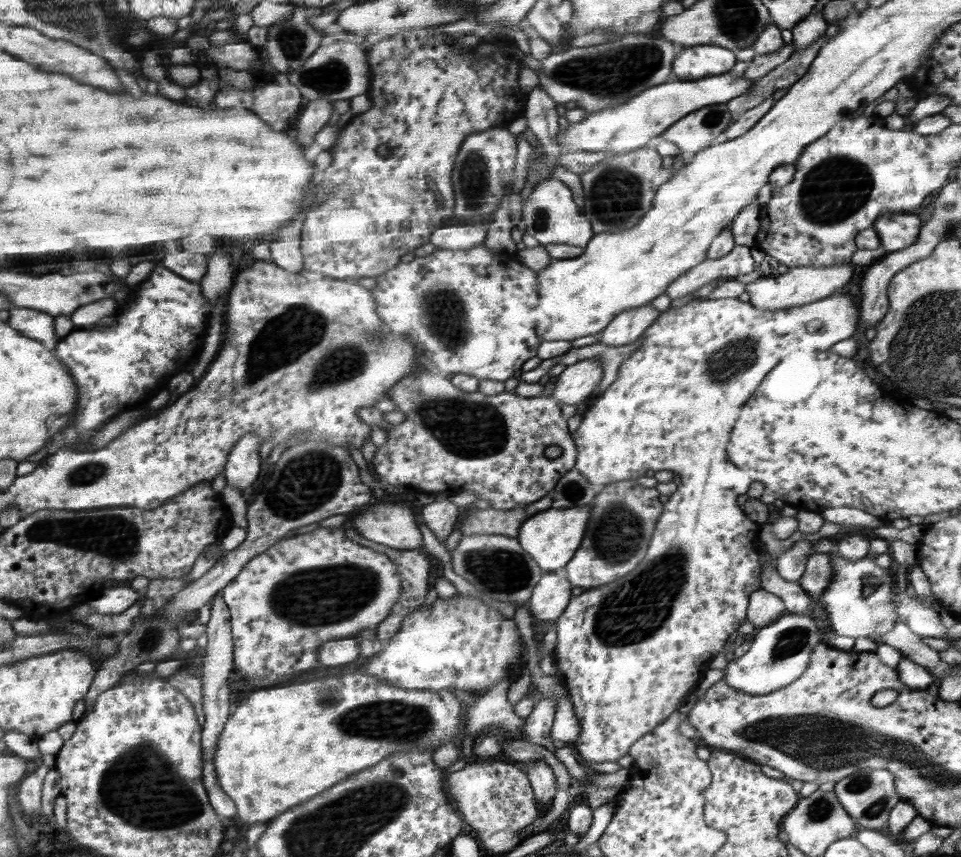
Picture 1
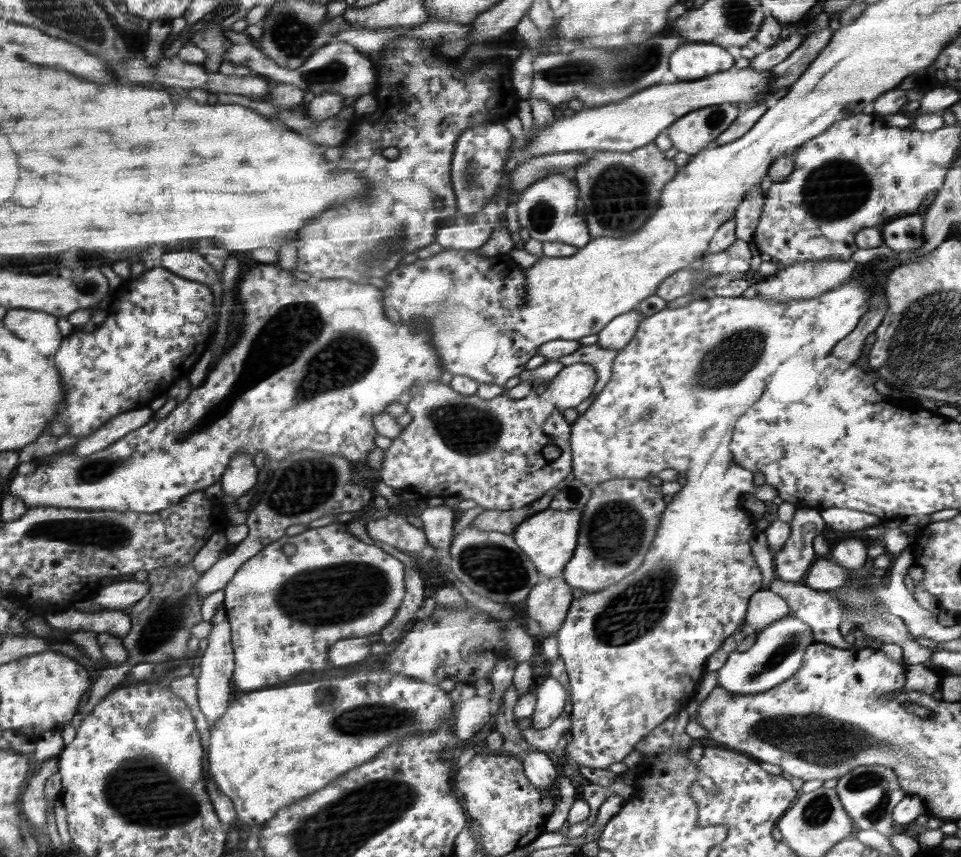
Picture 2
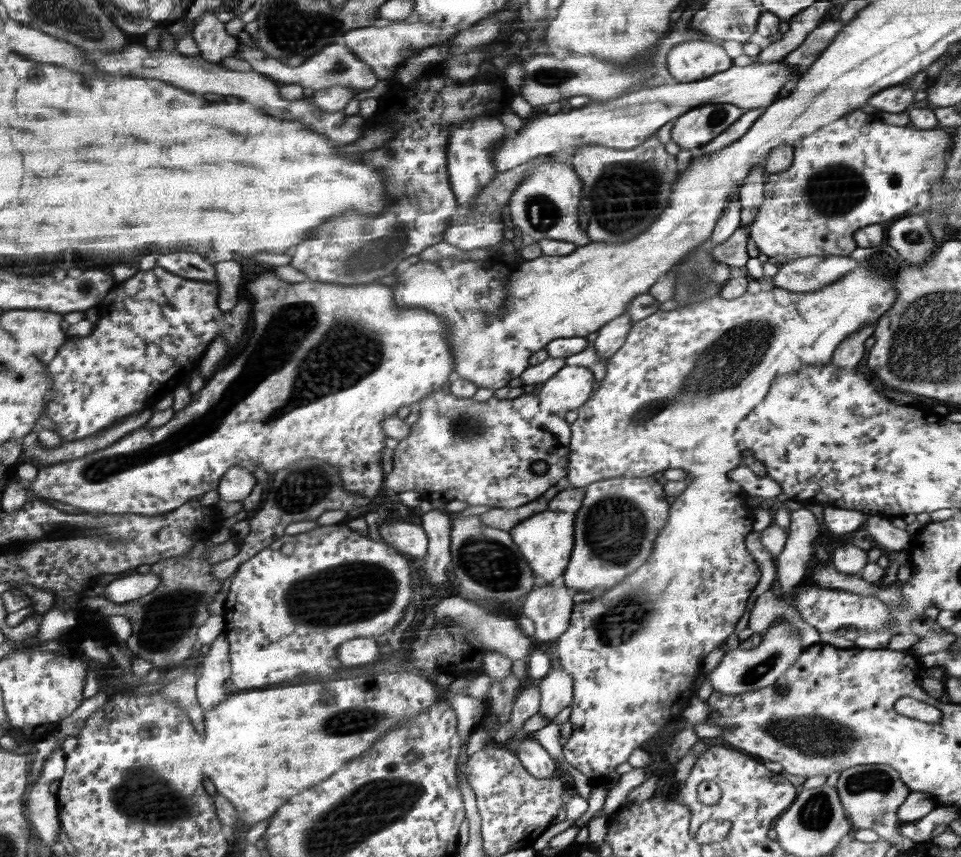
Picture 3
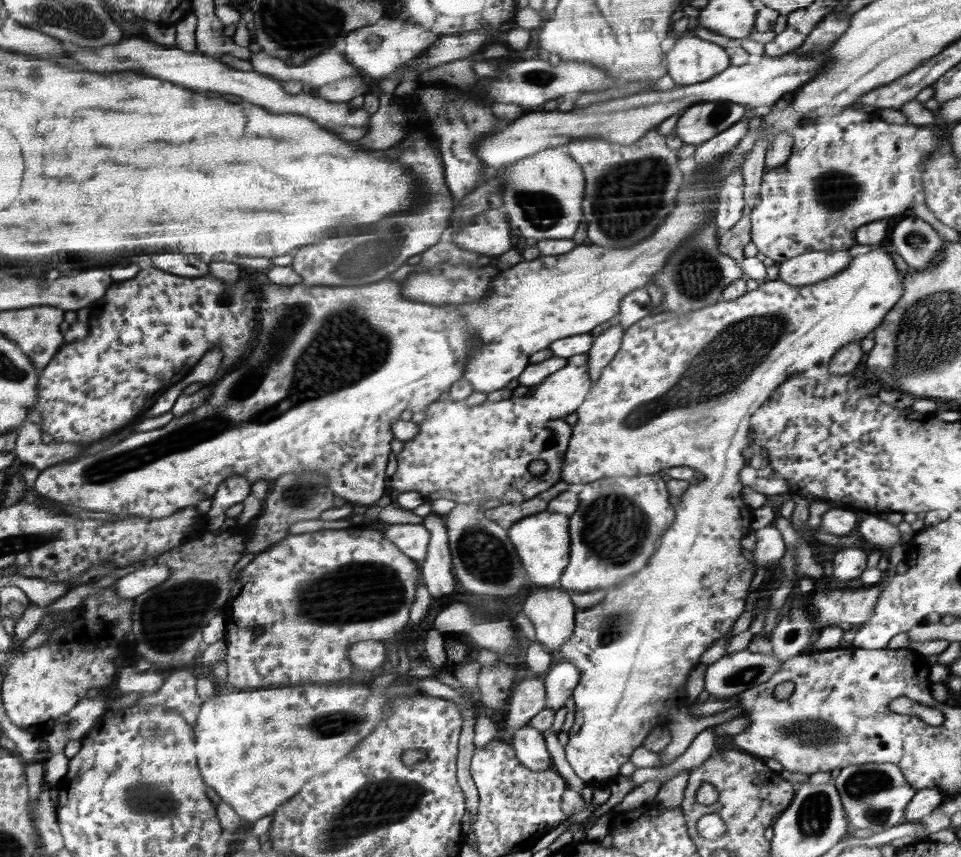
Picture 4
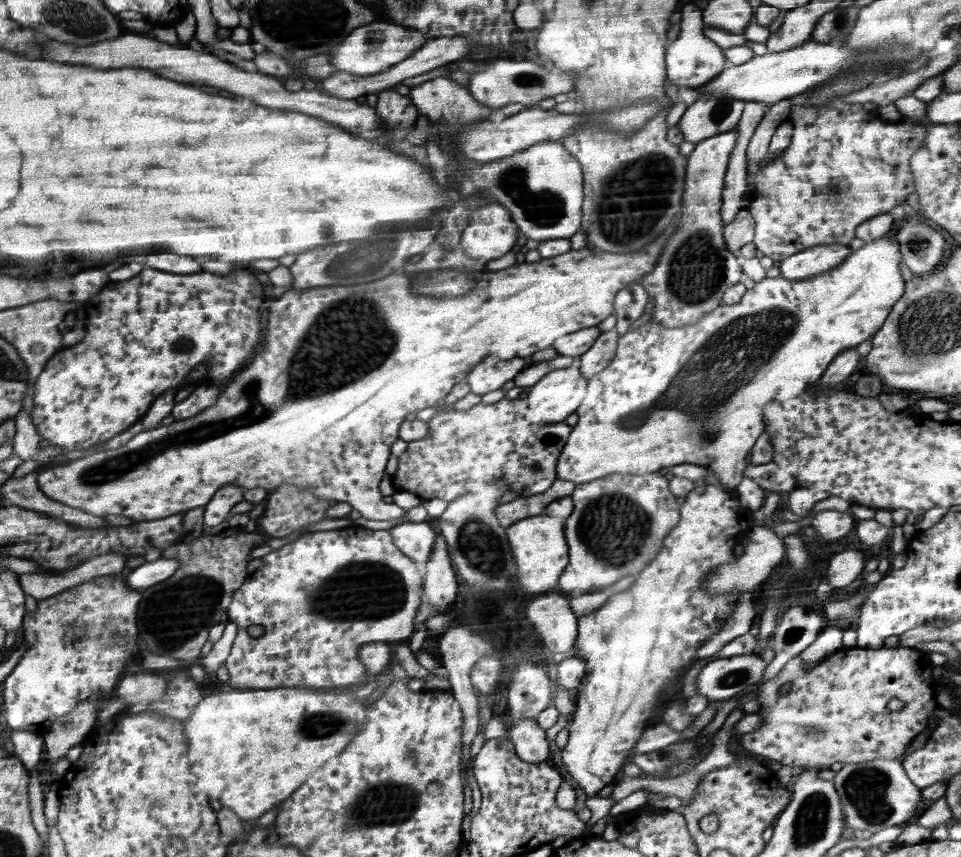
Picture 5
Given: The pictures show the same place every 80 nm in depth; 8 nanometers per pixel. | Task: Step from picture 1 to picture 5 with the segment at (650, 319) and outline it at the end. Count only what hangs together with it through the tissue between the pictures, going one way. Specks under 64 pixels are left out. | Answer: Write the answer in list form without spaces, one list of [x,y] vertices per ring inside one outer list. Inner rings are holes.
[[[615,329],[600,333],[588,352],[579,356],[582,376],[587,379],[601,373],[615,357],[620,336]]]

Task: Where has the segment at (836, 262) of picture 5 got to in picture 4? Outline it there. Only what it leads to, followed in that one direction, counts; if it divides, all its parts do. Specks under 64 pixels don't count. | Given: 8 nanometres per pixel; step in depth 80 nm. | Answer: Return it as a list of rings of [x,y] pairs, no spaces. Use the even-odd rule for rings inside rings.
[[[814,250],[780,263],[778,279],[794,286],[806,286],[826,280],[844,270],[853,261],[846,250]]]

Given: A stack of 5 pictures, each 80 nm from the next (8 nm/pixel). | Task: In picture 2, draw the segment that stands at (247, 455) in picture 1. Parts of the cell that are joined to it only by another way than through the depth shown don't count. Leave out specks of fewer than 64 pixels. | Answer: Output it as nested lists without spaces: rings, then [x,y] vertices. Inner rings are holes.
[[[244,452],[234,458],[231,466],[225,472],[220,480],[222,485],[222,494],[229,494],[235,500],[247,494],[247,492],[256,484],[256,478],[259,472]]]

